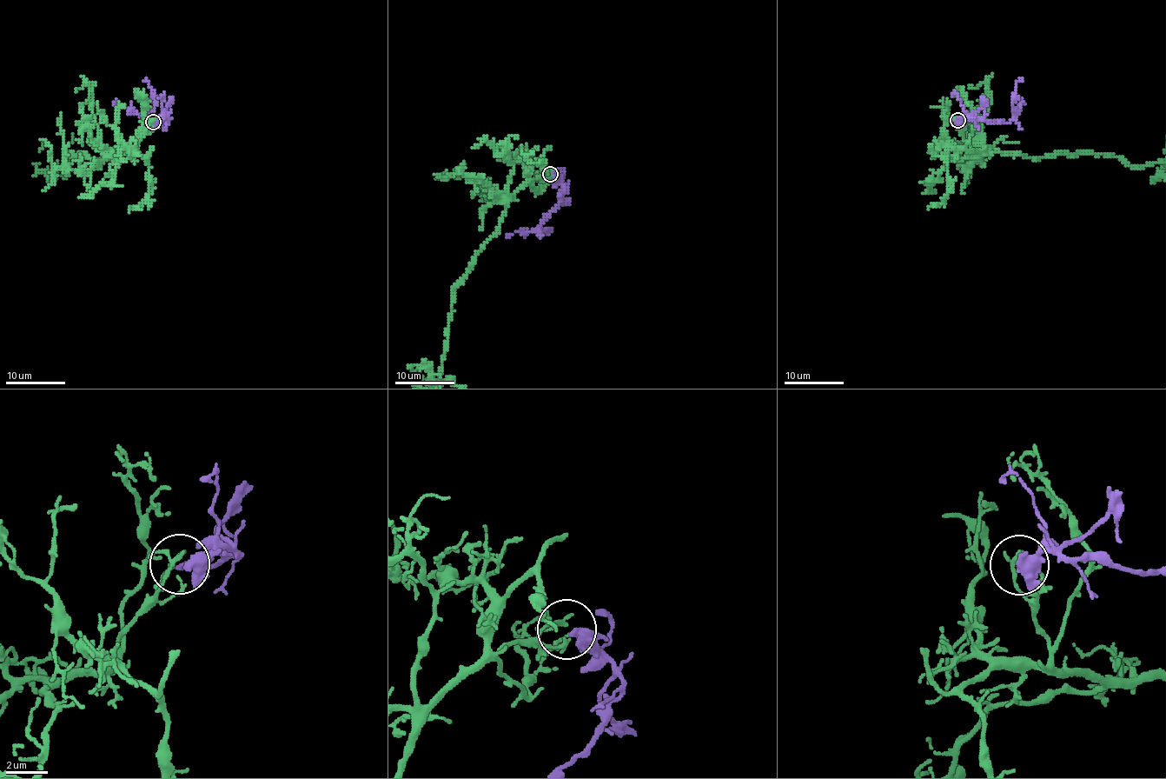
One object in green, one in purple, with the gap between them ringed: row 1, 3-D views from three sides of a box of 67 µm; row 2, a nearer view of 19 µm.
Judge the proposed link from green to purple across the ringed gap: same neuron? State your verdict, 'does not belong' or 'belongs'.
does not belong

